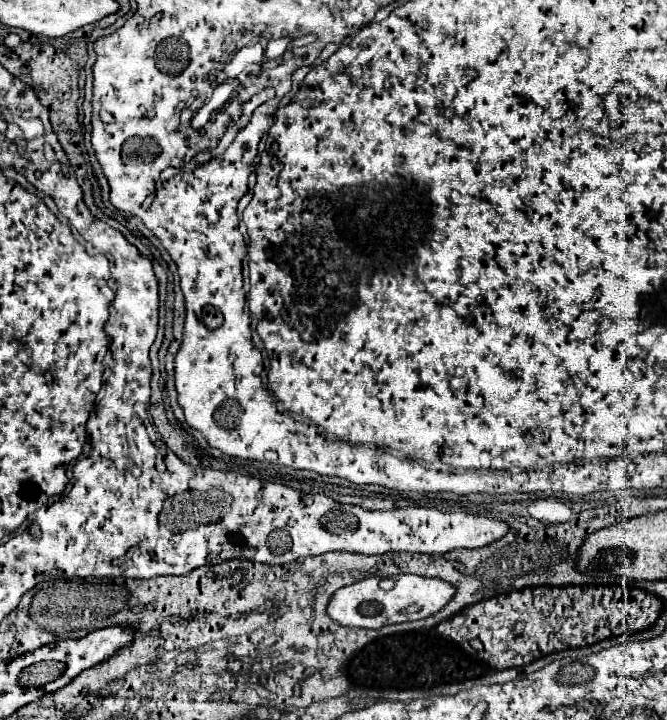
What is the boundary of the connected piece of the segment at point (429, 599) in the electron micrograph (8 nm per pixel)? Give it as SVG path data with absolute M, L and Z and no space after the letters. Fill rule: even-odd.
M401 573L395 577L395 587L389 591L383 591L379 587L379 581L381 577L369 577L353 585L341 587L337 593L333 593L329 601L329 607L327 607L329 617L345 627L381 629L383 625L391 625L391 623L425 619L441 611L441 607L445 607L445 603L449 603L449 599L453 599L455 595L453 585L445 583L443 579L435 579L435 577L419 577L419 575Z

